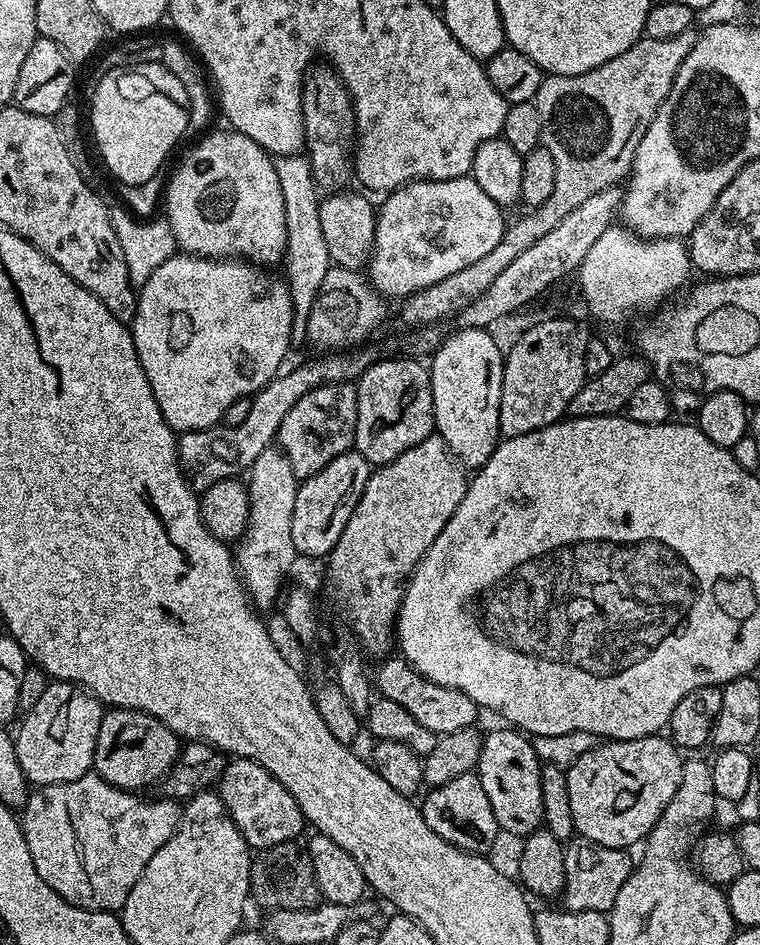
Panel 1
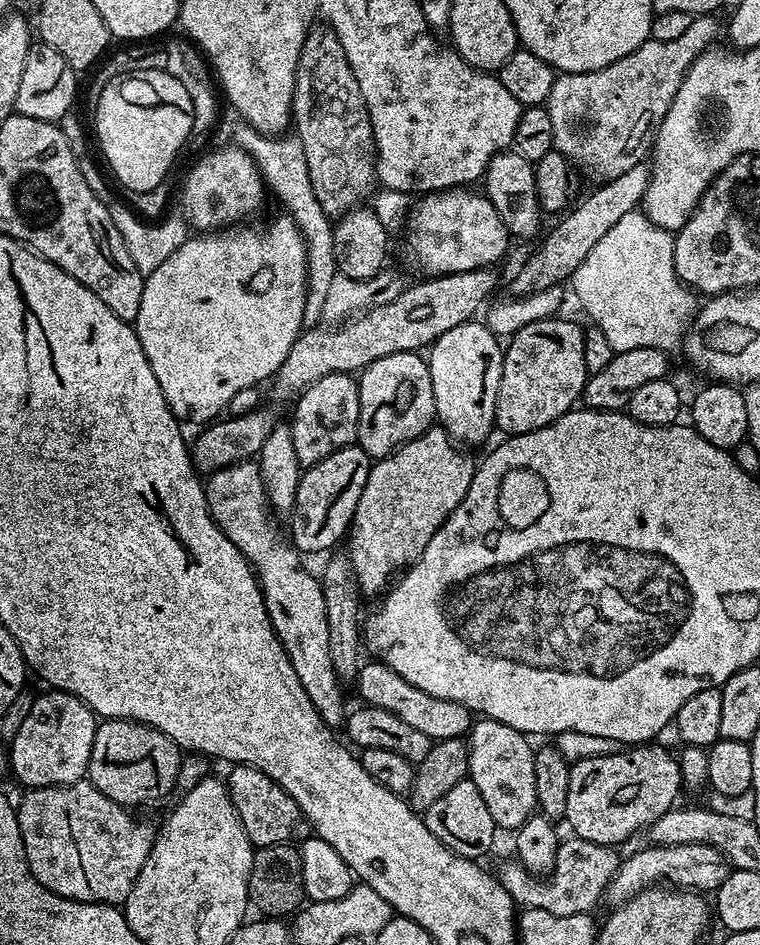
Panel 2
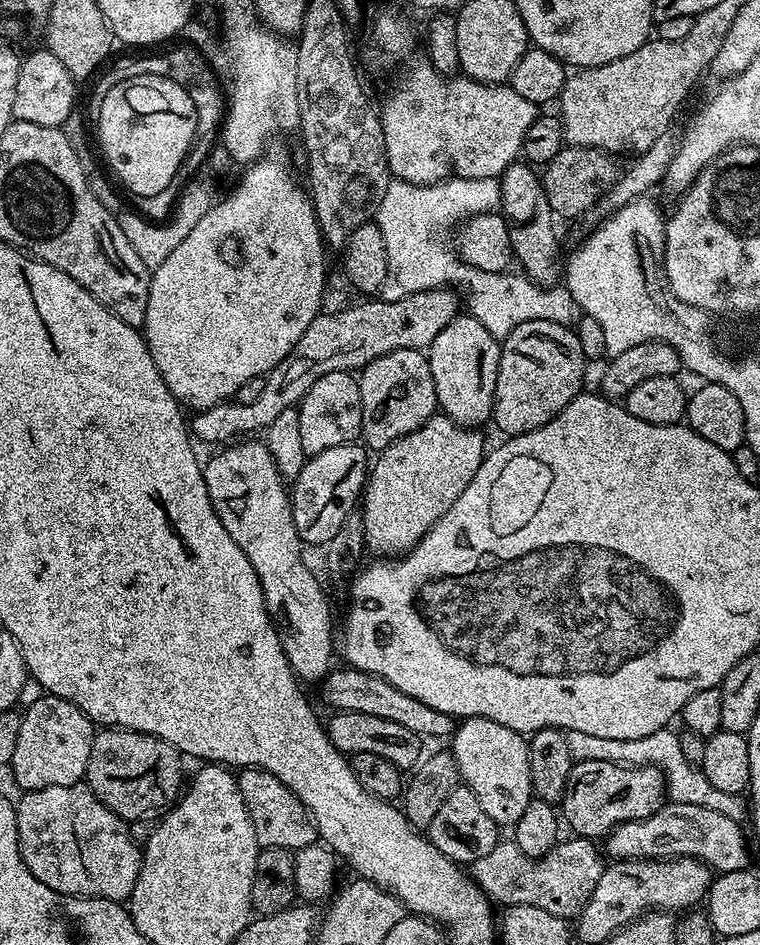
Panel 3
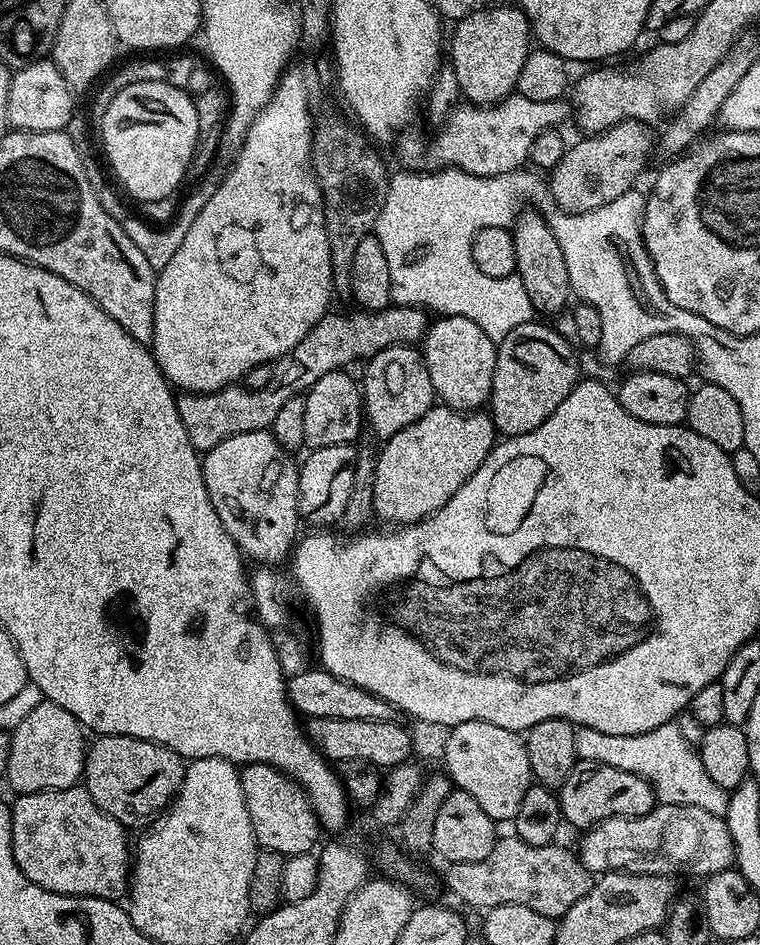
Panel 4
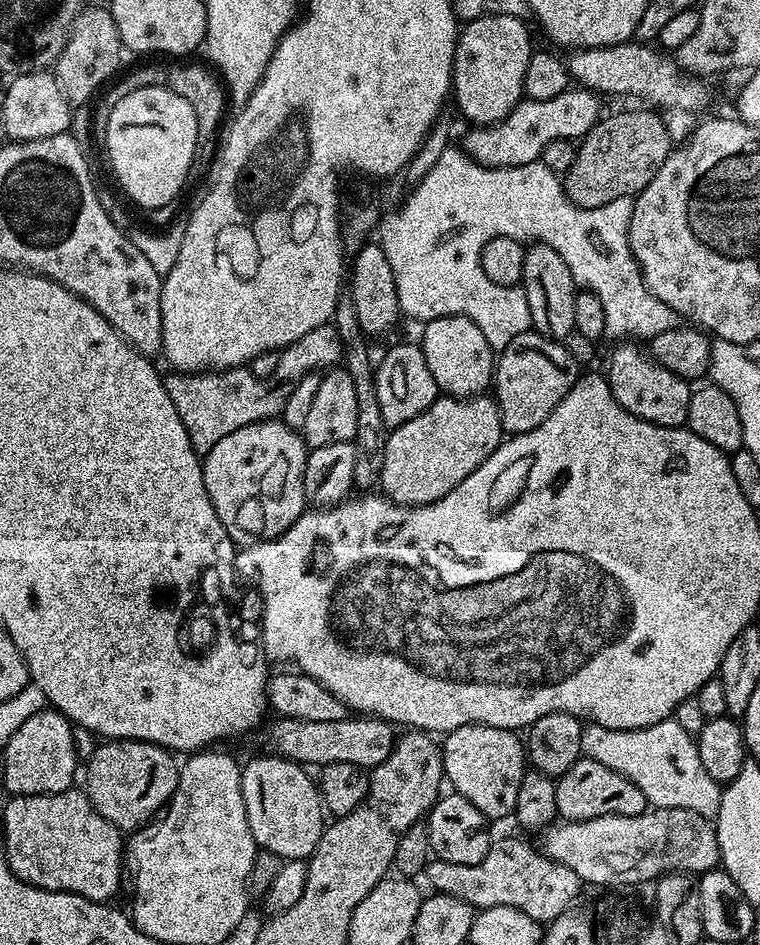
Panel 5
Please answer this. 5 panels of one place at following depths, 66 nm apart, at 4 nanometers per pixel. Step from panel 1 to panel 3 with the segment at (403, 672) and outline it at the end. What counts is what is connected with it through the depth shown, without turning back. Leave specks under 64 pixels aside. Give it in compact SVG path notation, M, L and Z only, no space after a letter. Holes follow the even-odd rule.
M337 667L319 681L318 688L321 698L328 700L329 706L336 712L374 714L374 718L386 718L386 722L398 722L398 726L406 726L406 730L421 738L427 736L448 738L456 730L457 721L453 717L436 712L432 706L426 706L424 702L410 699L394 686L390 686L390 682L370 672L359 672L357 668Z

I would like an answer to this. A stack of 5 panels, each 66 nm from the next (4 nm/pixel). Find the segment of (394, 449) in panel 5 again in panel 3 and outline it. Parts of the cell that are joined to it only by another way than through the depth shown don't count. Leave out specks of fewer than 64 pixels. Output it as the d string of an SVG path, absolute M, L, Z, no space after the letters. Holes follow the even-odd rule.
M443 414L431 416L429 420L422 426L418 426L418 430L414 430L410 434L406 434L402 438L398 438L389 448L383 449L379 453L380 456L375 457L374 463L371 465L368 479L365 483L362 496L362 513L364 515L365 524L365 542L367 551L373 552L373 557L376 558L396 558L401 554L407 553L409 548L412 548L421 540L434 525L442 518L442 514L446 514L446 510L450 510L450 506L454 506L454 502L458 502L458 498L462 498L462 490L466 490L466 486L470 486L470 482L474 478L474 474L478 474L478 466L482 466L486 455L486 447L484 448L483 431L477 430L472 426L456 424L450 417Z

